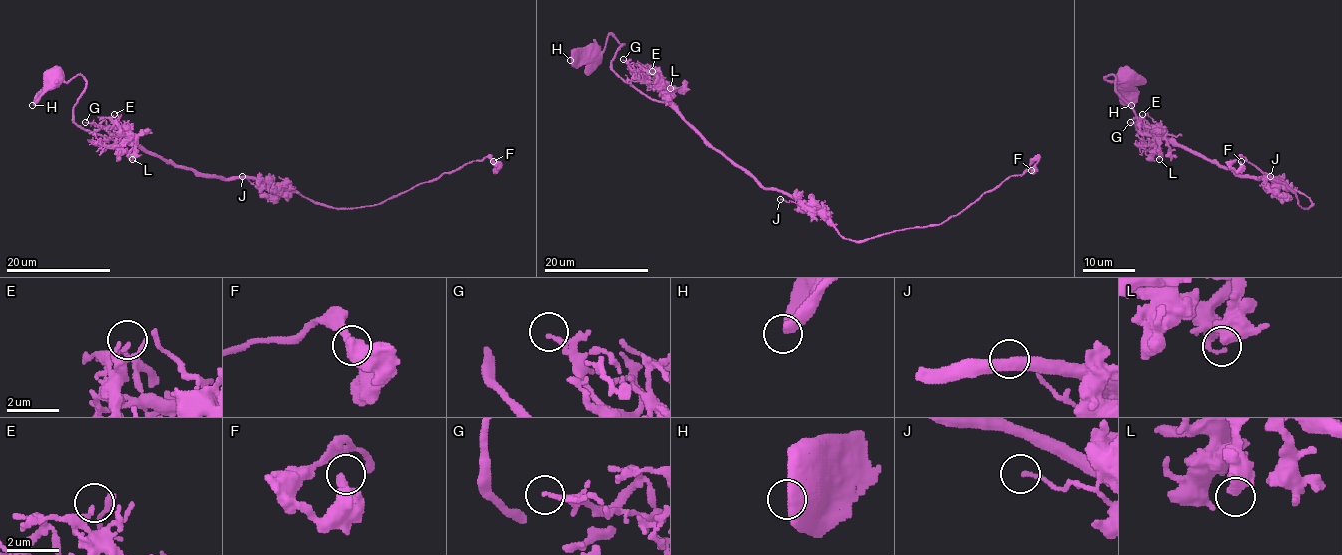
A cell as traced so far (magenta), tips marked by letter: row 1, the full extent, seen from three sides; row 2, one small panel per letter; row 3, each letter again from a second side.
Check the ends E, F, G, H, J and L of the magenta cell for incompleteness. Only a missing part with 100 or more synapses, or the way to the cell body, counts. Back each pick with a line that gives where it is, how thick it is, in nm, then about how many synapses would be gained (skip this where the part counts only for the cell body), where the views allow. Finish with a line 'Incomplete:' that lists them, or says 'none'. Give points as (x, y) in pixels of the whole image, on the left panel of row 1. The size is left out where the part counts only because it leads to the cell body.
Incomplete: none

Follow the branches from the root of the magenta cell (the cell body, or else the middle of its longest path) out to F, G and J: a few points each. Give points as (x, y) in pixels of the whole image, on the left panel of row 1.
F: (55, 75), (83, 78), (73, 120), (86, 130), (338, 208), (380, 205), (486, 156), (498, 171), (493, 161)
G: (55, 75), (64, 82), (83, 78), (73, 120), (97, 143), (98, 126), (85, 122)
J: (55, 75), (83, 78), (73, 120), (86, 130), (257, 185), (242, 176)

